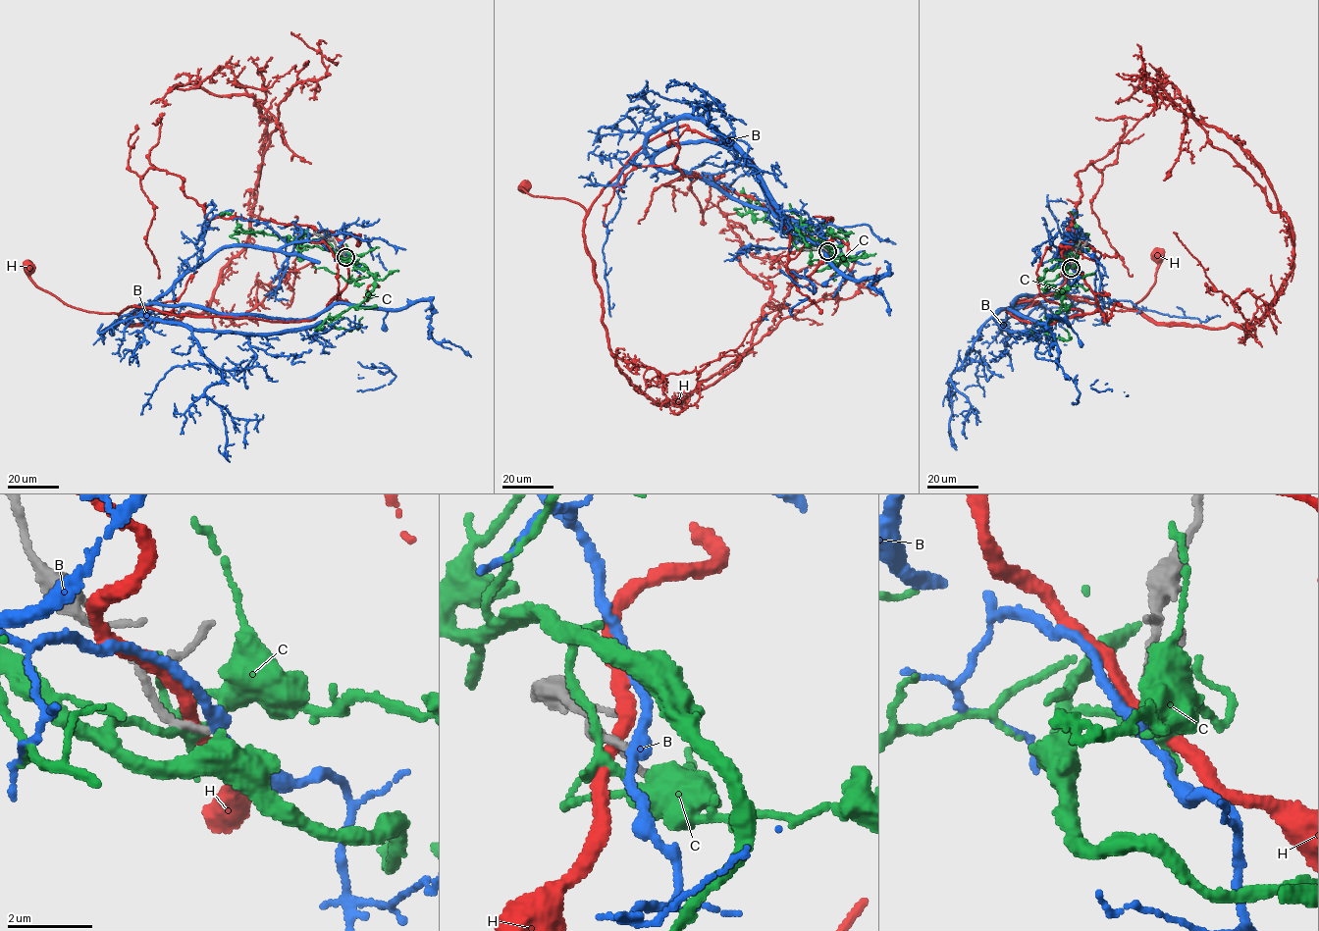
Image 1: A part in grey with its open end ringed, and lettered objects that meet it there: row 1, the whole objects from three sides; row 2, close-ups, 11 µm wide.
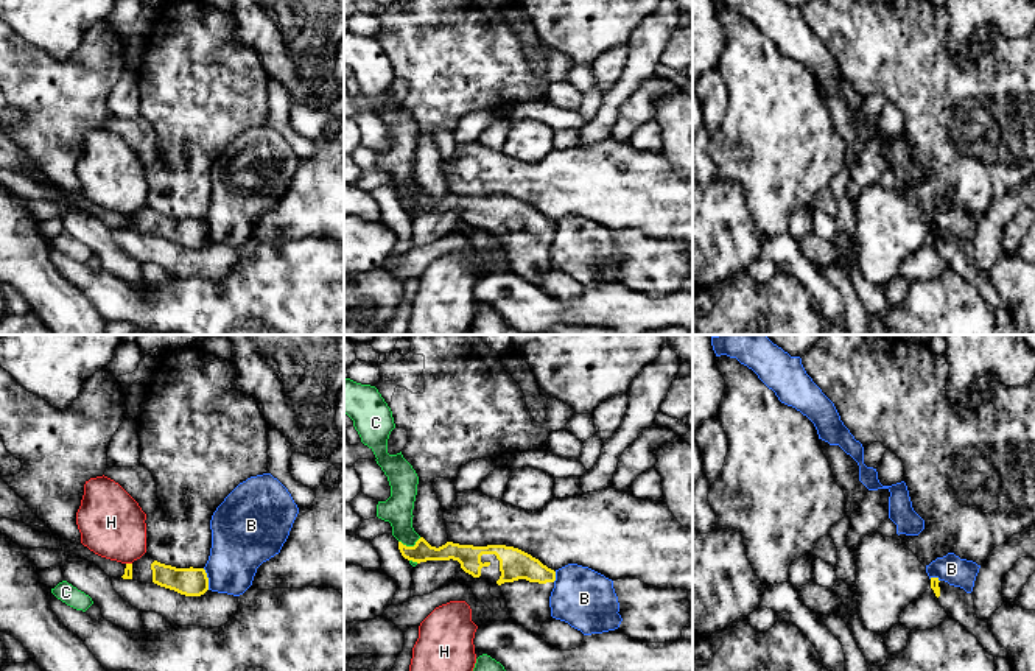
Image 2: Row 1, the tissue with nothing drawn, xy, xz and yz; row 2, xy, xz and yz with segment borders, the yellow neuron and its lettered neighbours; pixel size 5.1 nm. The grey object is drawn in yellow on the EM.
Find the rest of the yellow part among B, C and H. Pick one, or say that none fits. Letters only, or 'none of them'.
none of them

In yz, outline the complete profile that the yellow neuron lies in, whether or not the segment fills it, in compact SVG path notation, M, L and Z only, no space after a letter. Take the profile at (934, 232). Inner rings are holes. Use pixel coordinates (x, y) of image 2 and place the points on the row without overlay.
M931 229L931 240L948 268L973 285L990 307L1009 310L1007 300L998 294L988 274L977 269L971 244L967 244L960 238L949 237L939 229Z

